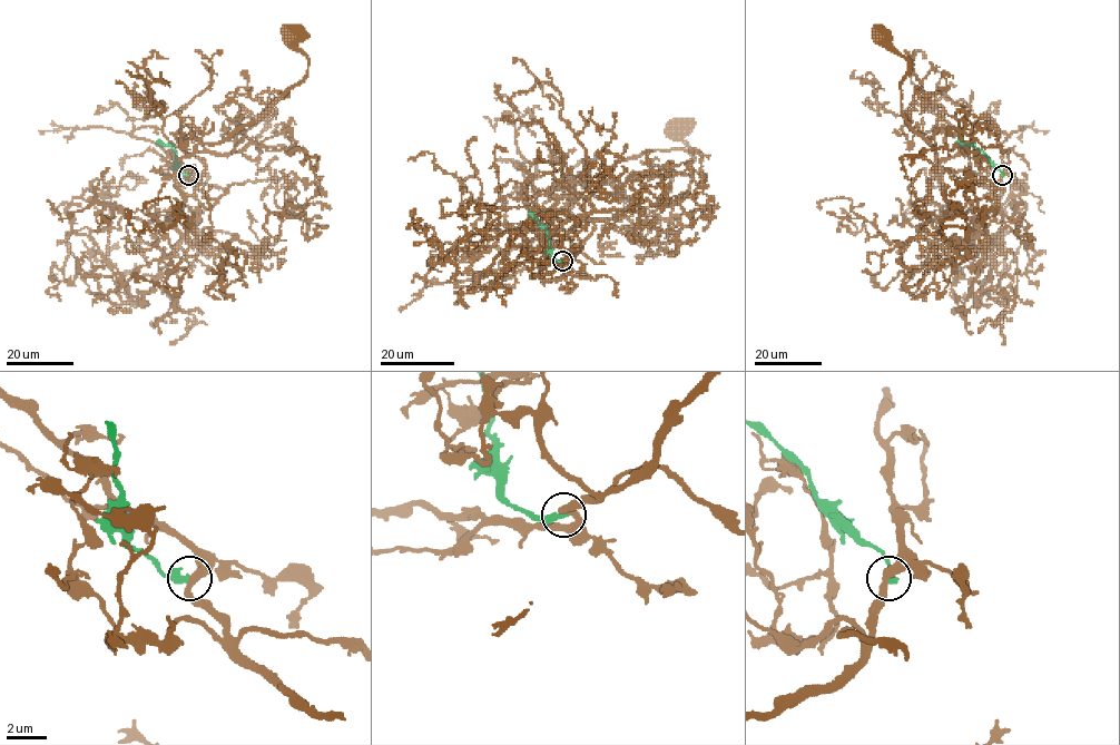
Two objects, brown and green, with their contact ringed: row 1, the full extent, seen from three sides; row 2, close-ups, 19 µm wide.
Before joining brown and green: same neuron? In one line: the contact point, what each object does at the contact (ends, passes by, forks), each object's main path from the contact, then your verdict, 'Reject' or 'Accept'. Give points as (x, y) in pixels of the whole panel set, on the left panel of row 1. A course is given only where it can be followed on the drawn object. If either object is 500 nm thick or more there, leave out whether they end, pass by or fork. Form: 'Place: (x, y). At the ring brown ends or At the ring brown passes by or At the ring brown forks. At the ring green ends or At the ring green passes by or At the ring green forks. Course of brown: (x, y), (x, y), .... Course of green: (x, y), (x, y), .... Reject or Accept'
Place: (188, 175). At the ring brown passes by. At the ring green ends. Course of brown: (188, 175), (216, 202), (209, 207), (178, 187), (176, 164), (254, 121), (300, 81), (310, 61), (295, 37). Course of green: (188, 175), (178, 169), (175, 149), (156, 141). Reject

